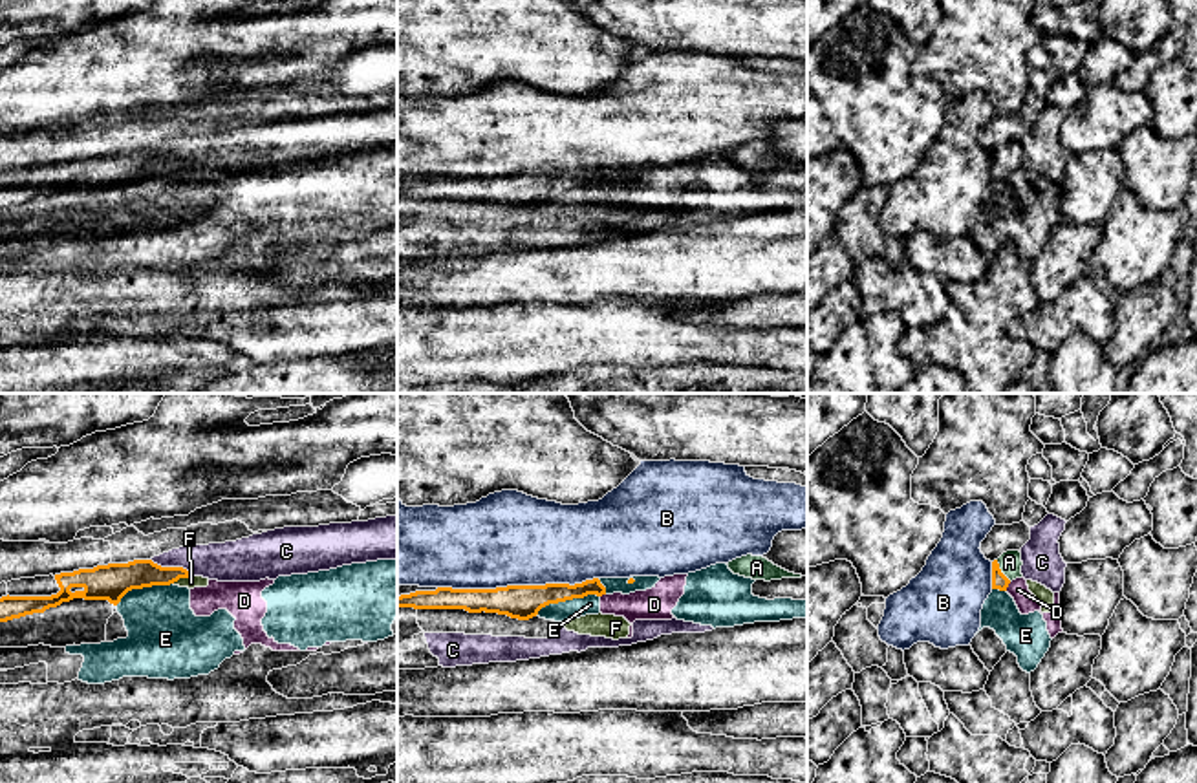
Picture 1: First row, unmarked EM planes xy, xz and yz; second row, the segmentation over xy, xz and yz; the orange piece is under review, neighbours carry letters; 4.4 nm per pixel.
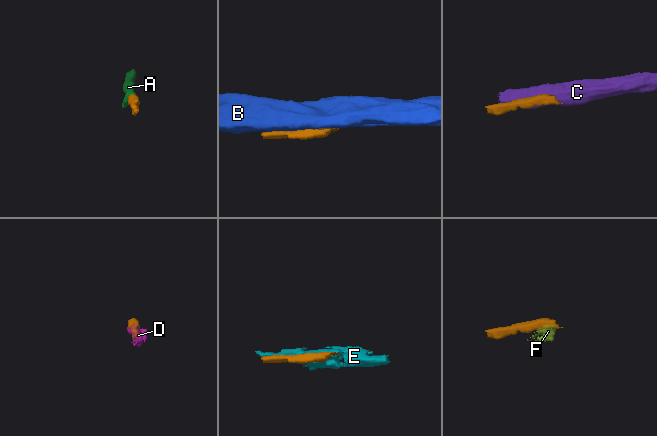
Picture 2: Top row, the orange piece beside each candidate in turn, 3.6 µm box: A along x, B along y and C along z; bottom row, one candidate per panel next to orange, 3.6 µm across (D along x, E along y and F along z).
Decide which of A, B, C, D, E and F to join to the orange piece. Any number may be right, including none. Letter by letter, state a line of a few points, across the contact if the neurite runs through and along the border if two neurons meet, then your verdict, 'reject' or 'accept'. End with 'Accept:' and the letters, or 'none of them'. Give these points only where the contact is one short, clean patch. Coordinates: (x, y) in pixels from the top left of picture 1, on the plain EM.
A: line yz (1000, 171), (1000, 161), (1009, 152); accept
B: reject
C: reject
D: line yz (1011, 172), (1005, 180); reject
E: reject
F: line xy (191, 165), (172, 172); reject
Accept: A

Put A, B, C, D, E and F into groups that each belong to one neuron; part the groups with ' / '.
A / B / C / D E F

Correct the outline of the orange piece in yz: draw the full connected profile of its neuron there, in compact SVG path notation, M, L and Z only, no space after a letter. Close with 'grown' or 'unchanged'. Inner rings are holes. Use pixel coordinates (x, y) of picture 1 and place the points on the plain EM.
M1007 141L992 152L992 179L1007 181L1008 174L1021 168L1021 143Z | grown

